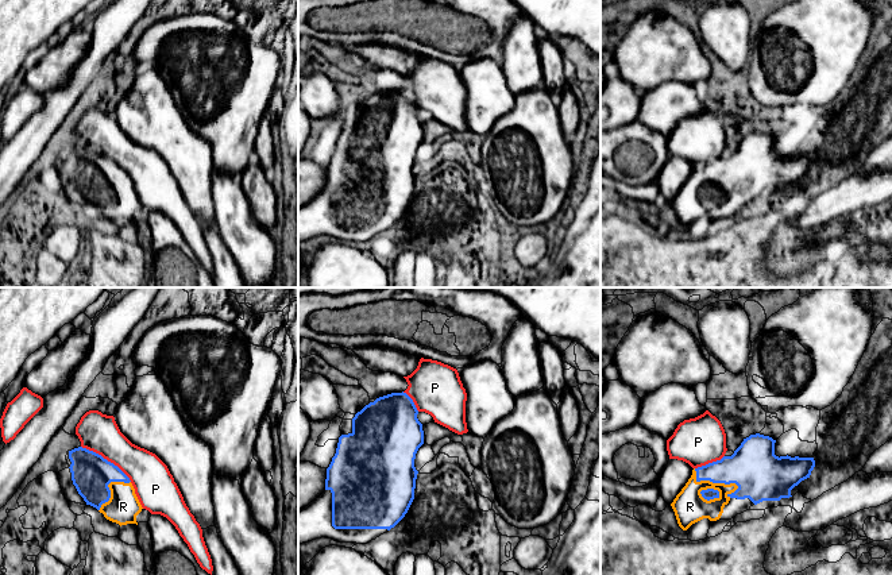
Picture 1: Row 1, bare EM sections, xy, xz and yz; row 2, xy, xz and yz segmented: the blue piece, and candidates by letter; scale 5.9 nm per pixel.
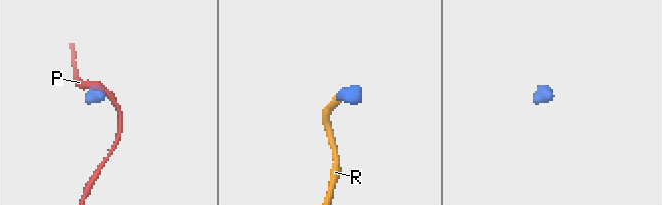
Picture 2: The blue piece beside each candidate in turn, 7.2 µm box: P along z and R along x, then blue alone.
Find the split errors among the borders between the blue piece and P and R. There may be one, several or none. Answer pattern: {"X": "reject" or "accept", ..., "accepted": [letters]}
{"P": "reject", "R": "accept", "accepted": ["R"]}

